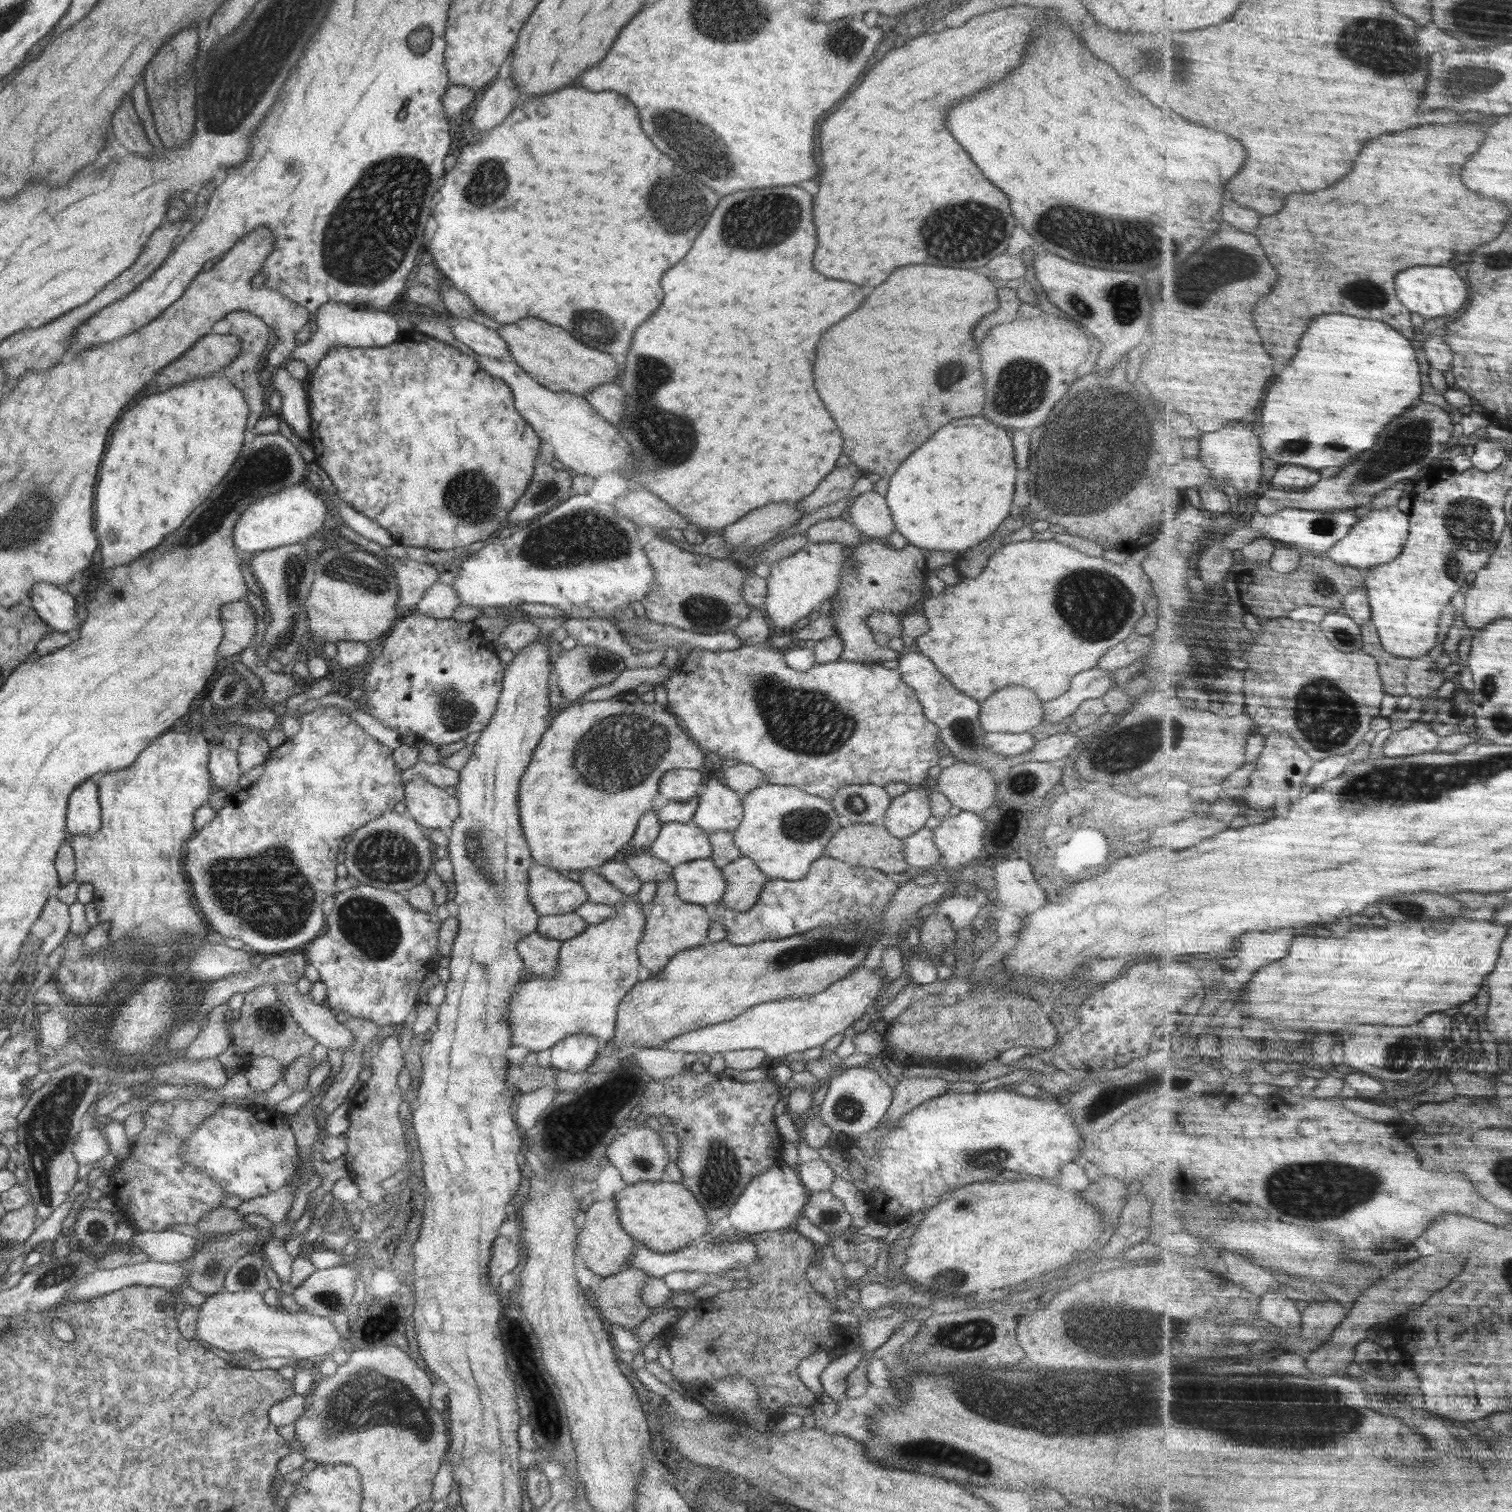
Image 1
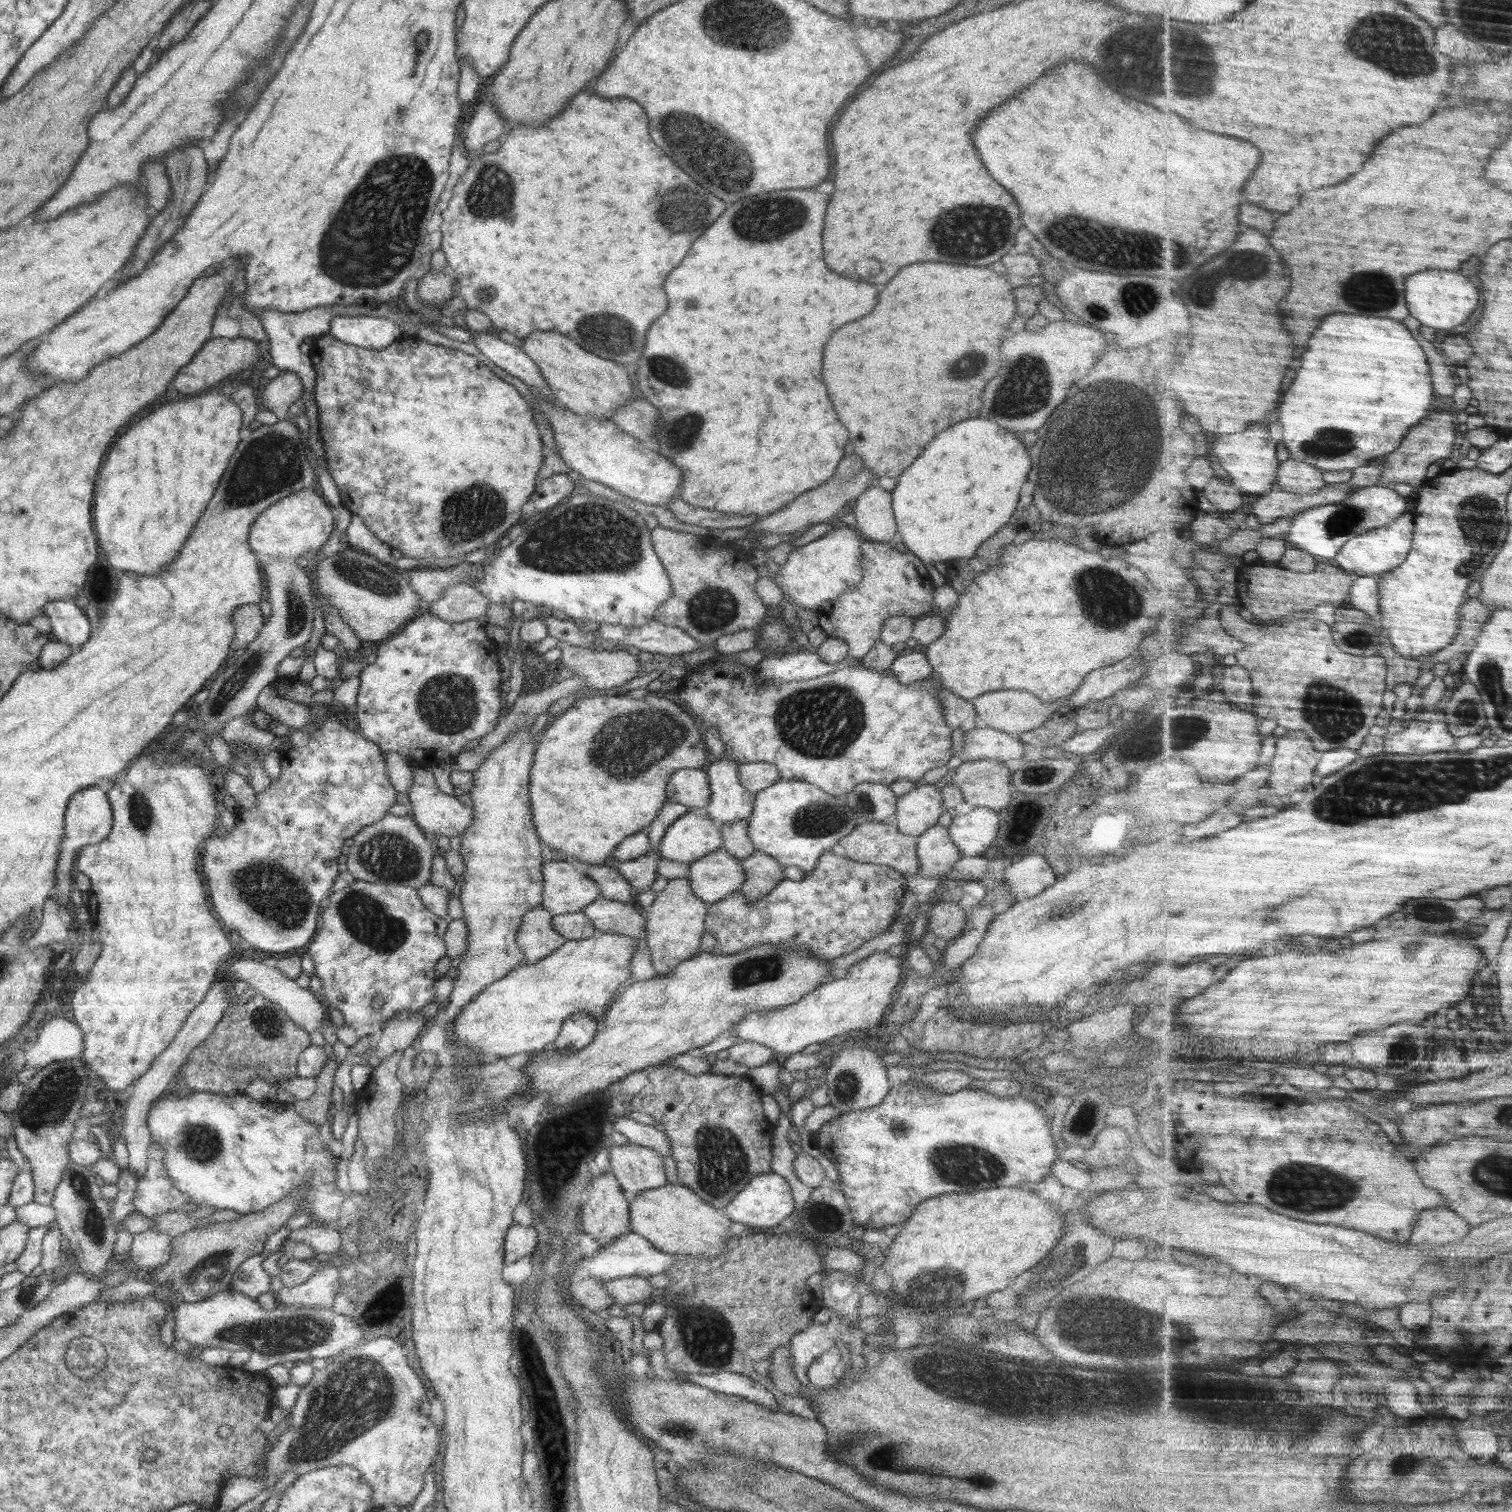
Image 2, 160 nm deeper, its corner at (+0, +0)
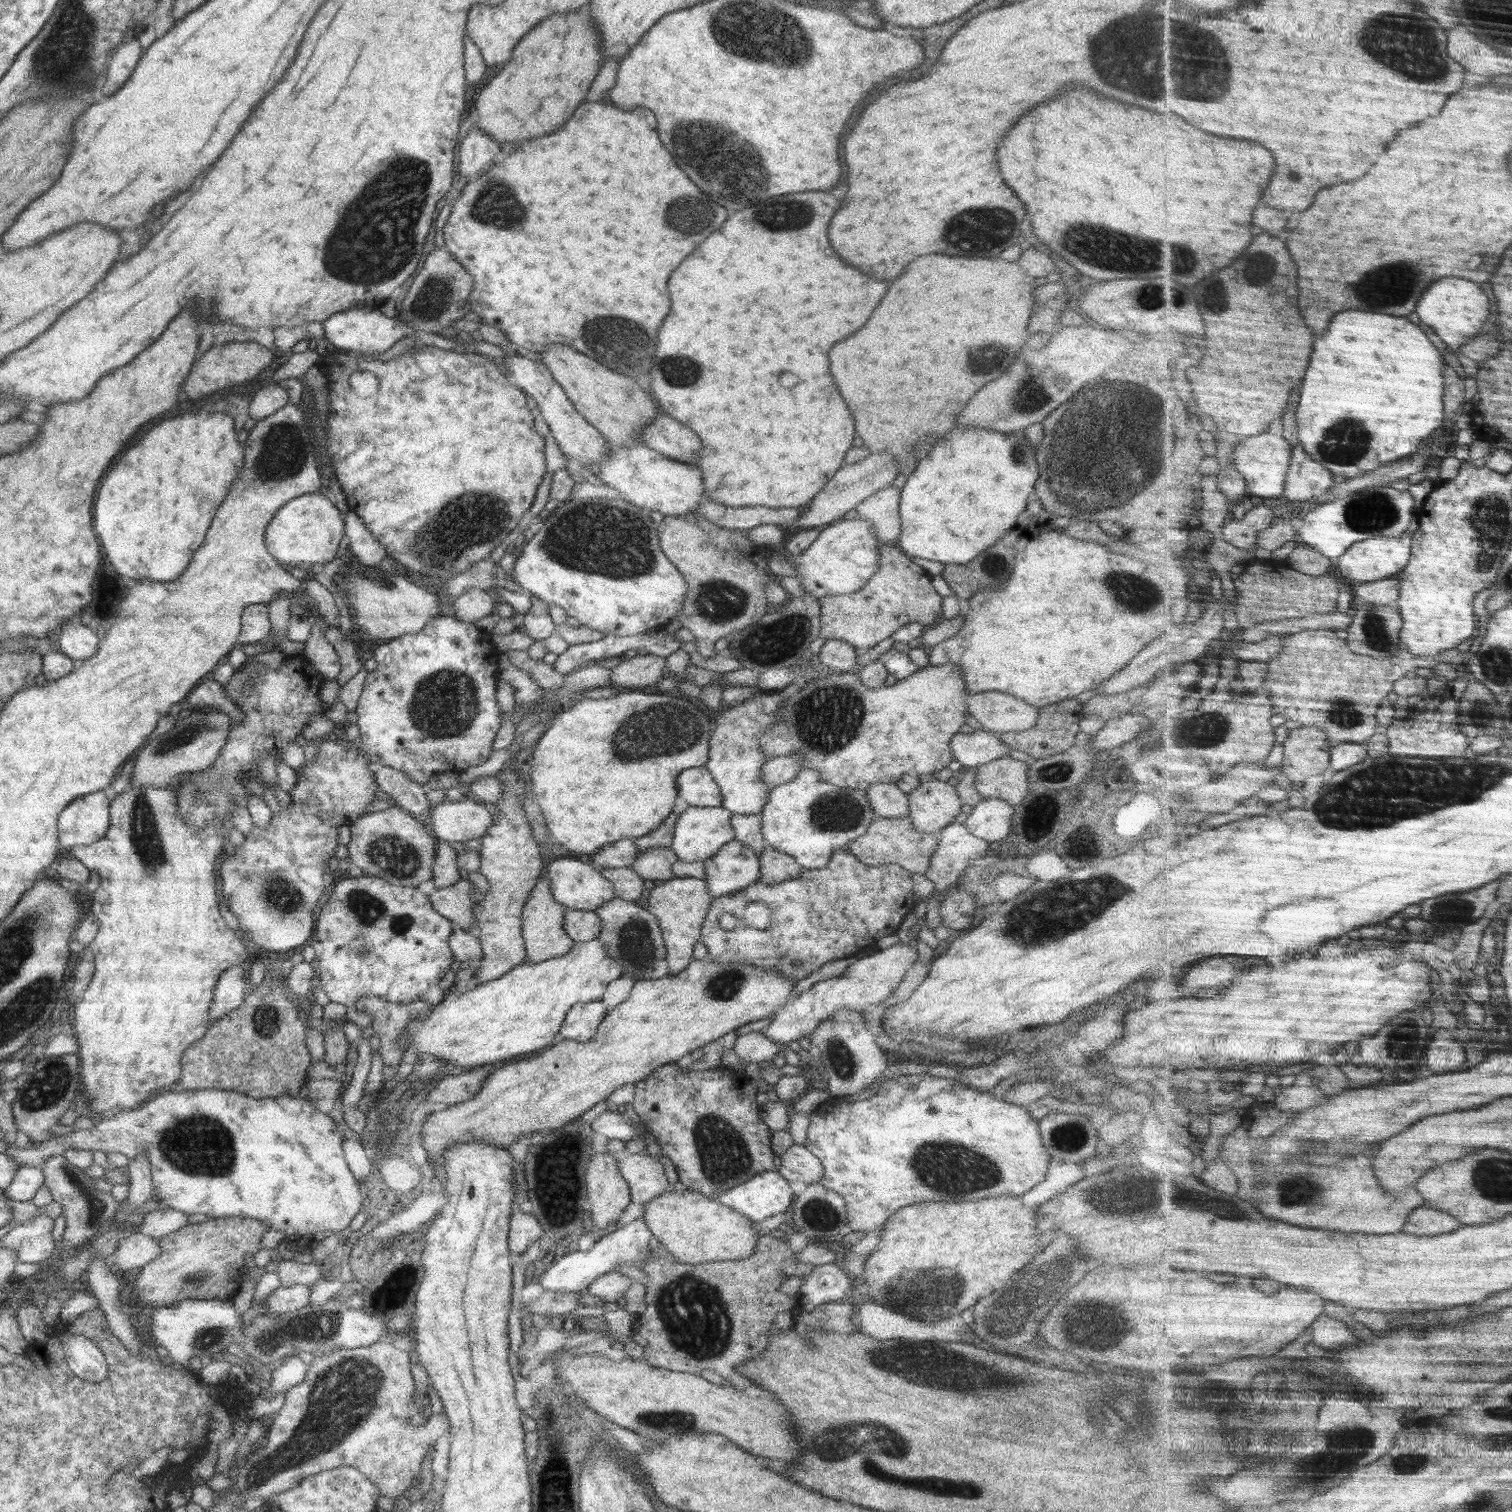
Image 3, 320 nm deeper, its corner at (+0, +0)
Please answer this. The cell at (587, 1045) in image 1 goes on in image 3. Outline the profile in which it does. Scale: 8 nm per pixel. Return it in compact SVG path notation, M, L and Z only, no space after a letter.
M601 1000L576 1003L566 1013L563 1025L559 1028L560 1036L564 1036L566 1041L588 1042L597 1033L606 1013Z

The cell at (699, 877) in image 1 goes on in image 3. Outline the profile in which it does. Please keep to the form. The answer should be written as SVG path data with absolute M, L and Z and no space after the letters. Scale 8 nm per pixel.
M733 839L731 842L723 844L714 856L704 862L704 872L706 872L704 880L712 898L735 893L746 888L750 883L758 881L760 879L758 856L759 854L738 840Z

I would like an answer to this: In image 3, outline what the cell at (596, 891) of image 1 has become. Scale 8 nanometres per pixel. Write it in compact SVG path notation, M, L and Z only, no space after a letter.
M631 867L604 868L598 871L613 884L616 897L636 902L643 895L644 879Z

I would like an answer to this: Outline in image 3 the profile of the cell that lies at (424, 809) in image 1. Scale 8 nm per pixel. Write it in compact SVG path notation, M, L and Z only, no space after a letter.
M462 798L457 802L444 800L442 804L430 806L430 819L435 829L434 834L438 840L450 842L466 842L474 839L482 839L488 829L494 823L493 814L486 810L482 804L476 804L472 799Z

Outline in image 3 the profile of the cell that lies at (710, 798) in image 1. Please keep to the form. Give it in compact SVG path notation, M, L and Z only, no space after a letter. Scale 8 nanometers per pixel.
M762 690L756 696L727 708L713 721L705 767L719 786L722 808L732 815L760 815L766 805L768 789L761 777L761 770L768 758L761 749L759 736L777 722L777 710L786 699L778 693Z

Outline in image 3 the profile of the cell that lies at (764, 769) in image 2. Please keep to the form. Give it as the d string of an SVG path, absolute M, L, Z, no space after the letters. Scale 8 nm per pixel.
M796 753L767 759L761 770L761 777L767 789L774 789L775 786L794 780L801 769L801 762L803 762L803 758Z

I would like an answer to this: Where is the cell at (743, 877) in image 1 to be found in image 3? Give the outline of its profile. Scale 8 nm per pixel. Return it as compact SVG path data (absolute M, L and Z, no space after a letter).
M768 845L758 856L760 864L760 881L765 885L775 885L788 879L798 879L801 867L794 862L792 856L773 849Z

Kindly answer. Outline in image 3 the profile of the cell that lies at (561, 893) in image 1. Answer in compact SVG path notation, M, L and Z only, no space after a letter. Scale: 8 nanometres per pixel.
M559 857L547 868L553 897L567 909L594 911L615 897L613 884L590 864Z

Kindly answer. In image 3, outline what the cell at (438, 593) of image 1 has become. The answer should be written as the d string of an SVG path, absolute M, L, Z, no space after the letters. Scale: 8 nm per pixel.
M470 588L452 601L456 618L469 623L492 615L497 603L493 593L478 588Z

